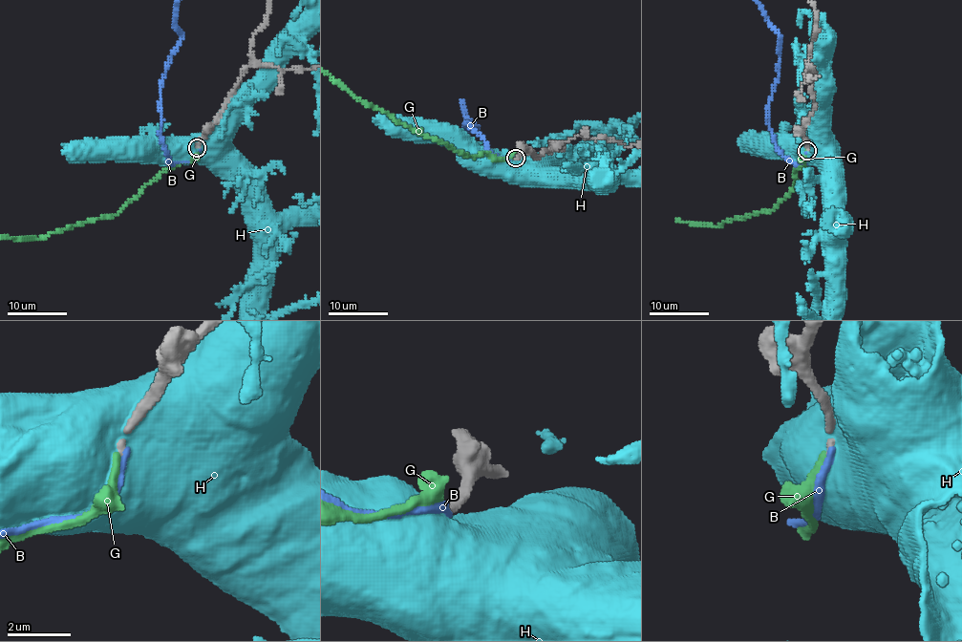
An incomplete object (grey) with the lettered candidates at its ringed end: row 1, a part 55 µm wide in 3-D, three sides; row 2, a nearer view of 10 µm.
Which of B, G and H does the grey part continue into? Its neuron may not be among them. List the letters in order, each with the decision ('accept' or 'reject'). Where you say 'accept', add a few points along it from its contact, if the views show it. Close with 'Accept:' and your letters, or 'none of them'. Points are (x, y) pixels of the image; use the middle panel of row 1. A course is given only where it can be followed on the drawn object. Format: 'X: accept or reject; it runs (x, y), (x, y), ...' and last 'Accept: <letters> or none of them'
B: reject
G: accept
H: reject
Accept: G

